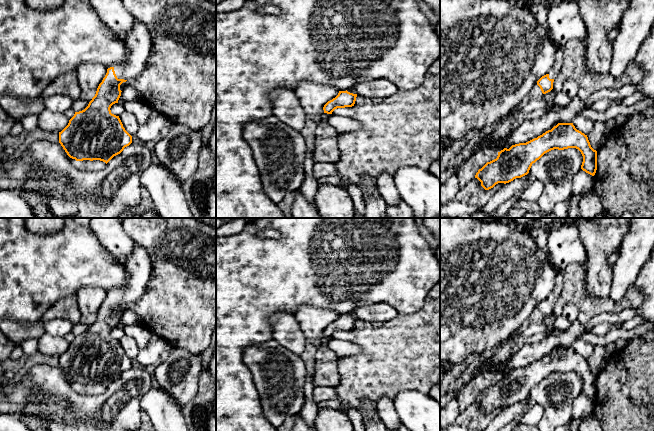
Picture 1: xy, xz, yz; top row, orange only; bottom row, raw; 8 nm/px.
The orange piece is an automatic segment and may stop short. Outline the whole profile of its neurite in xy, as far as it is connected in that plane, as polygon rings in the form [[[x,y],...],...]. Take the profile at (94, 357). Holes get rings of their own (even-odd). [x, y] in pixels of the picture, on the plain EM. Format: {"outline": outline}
{"outline": [[[134,243],[124,266],[128,274],[126,286],[107,293],[88,330],[75,336],[68,349],[59,356],[59,367],[76,385],[100,384],[107,388],[132,367],[132,360],[110,332],[118,327],[122,316],[120,309],[142,296],[152,265],[146,249]]]}

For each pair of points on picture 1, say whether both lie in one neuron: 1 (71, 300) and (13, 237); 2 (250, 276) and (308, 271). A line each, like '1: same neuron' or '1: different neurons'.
1: different neurons
2: same neuron

